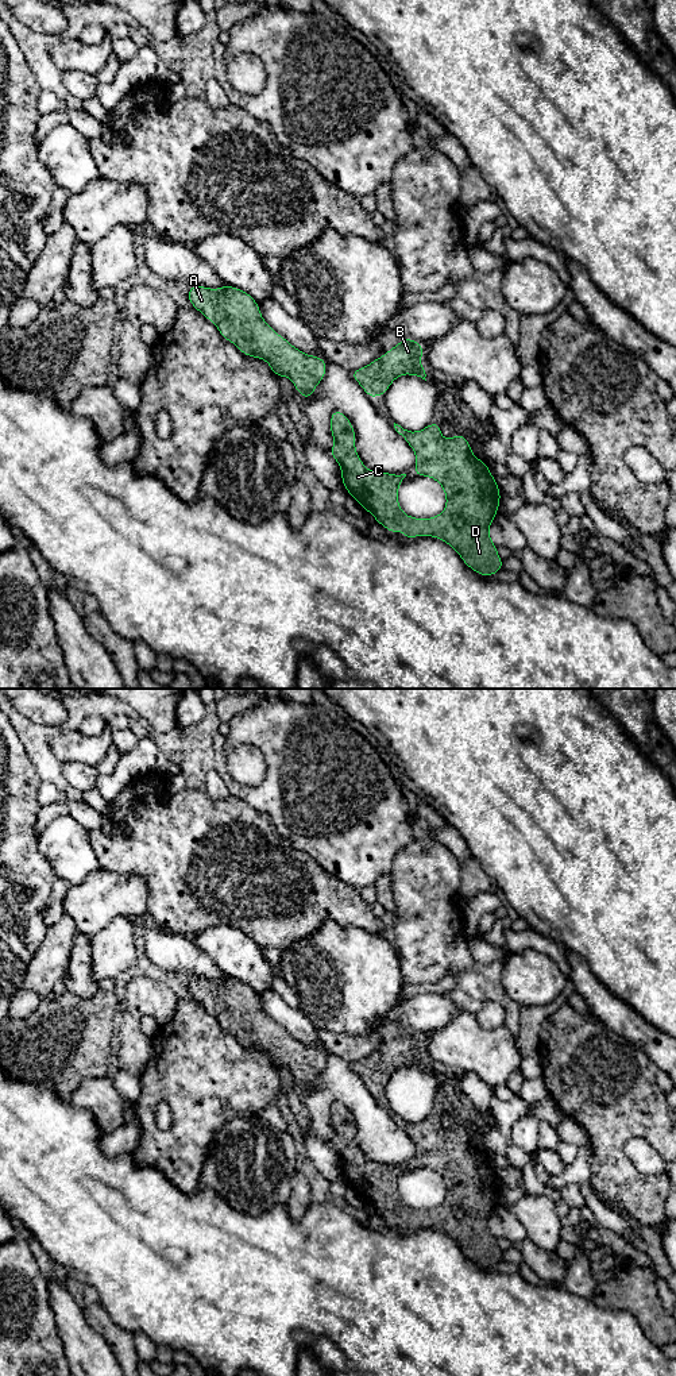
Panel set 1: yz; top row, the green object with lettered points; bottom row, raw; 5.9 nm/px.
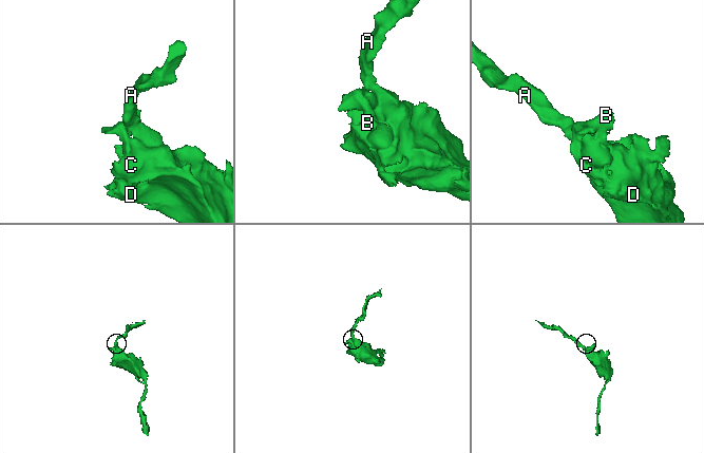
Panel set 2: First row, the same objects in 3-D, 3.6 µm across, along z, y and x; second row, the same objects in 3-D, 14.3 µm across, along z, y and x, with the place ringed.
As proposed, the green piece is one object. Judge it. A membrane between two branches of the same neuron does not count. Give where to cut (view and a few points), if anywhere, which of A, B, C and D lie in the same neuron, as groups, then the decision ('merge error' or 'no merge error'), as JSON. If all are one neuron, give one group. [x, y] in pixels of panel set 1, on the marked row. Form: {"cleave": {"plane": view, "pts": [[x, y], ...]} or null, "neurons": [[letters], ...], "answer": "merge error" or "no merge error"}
{"cleave": null, "neurons": [["A", "B", "C", "D"]], "answer": "no merge error"}

